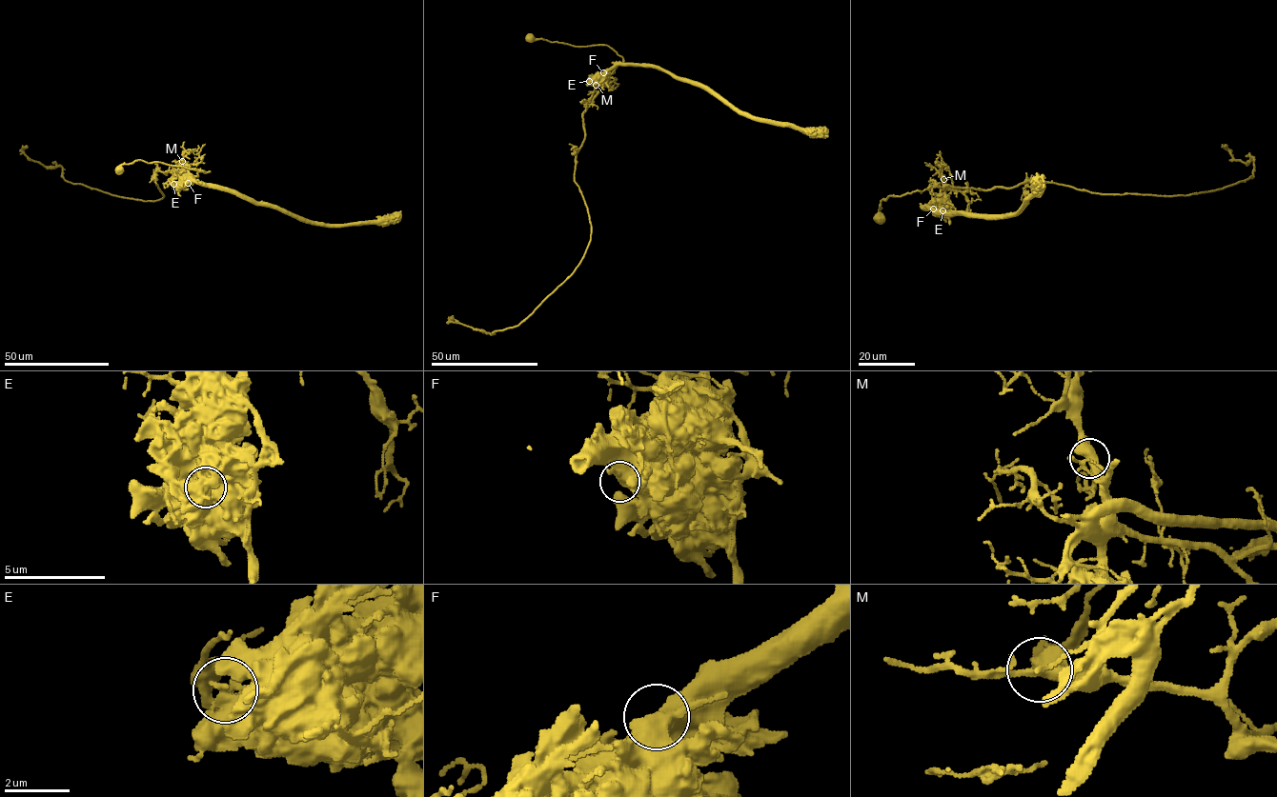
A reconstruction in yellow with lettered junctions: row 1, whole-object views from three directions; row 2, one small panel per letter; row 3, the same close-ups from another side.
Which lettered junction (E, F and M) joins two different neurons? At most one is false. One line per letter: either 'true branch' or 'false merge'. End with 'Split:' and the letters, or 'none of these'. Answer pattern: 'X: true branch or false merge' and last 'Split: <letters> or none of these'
E: false merge
F: true branch
M: true branch
Split: E

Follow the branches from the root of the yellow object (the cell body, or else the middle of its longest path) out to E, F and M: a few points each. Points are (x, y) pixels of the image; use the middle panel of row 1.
E: (529, 37), (577, 47), (607, 45), (623, 61), (605, 80), (589, 81)
F: (529, 37), (577, 47), (608, 46), (623, 61), (603, 81), (603, 72)
M: (529, 37), (577, 47), (603, 45), (612, 48), (623, 61), (603, 82), (596, 85)

